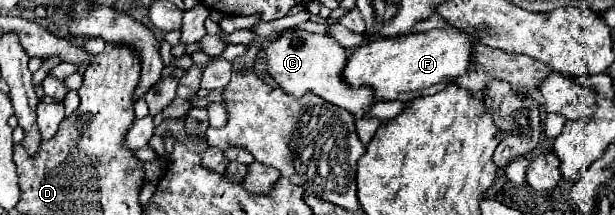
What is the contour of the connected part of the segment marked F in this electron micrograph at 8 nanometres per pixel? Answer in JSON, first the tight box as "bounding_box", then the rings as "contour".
{"bounding_box":[340,27,478,101],"contour":[[[452,27],[432,29],[426,33],[398,35],[390,39],[376,39],[364,43],[350,53],[344,71],[340,71],[342,81],[350,87],[370,87],[374,91],[374,101],[410,101],[424,95],[434,95],[442,91],[448,81],[454,81],[470,65],[472,45],[478,43],[476,37],[454,31]]]}

